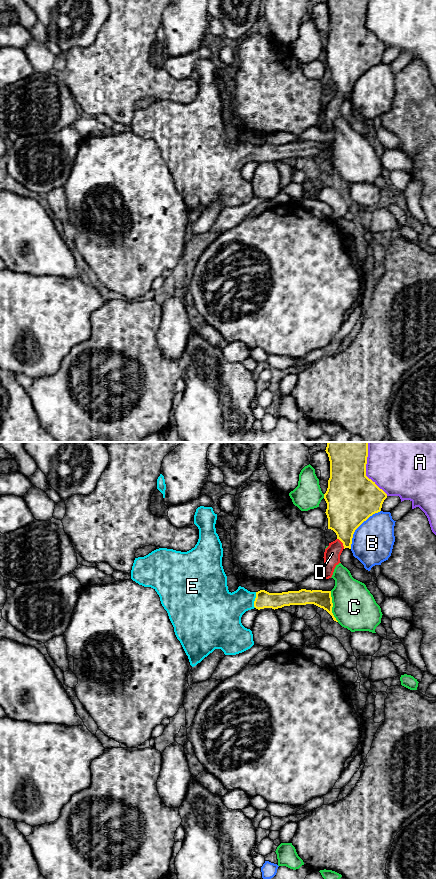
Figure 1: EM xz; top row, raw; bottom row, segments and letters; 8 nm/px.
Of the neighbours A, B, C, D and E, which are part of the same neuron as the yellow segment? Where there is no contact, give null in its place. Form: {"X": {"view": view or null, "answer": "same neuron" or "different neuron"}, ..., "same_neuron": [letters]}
{"A": {"view": "xz", "answer": "different neuron"}, "B": {"view": "xz", "answer": "different neuron"}, "C": {"view": "xz", "answer": "different neuron"}, "D": {"view": "xz", "answer": "different neuron"}, "E": {"view": "xz", "answer": "same neuron"}, "same_neuron": ["E"]}

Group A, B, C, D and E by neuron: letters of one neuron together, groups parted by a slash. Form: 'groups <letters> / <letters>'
groups A / B / C / D / E

